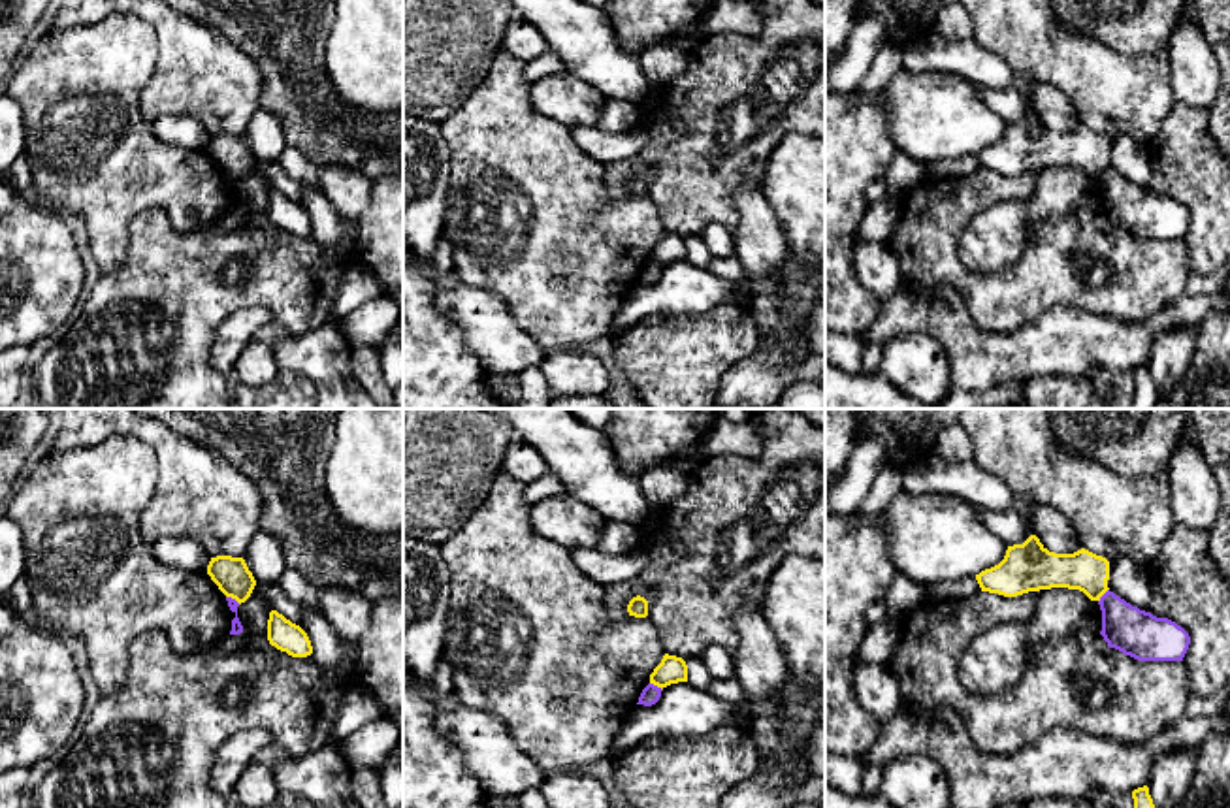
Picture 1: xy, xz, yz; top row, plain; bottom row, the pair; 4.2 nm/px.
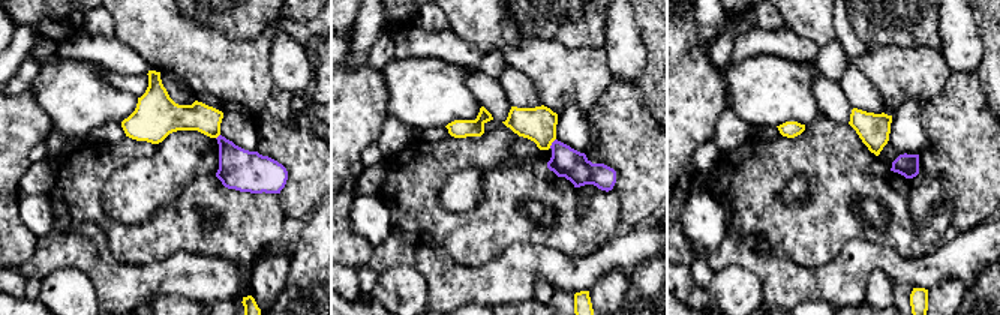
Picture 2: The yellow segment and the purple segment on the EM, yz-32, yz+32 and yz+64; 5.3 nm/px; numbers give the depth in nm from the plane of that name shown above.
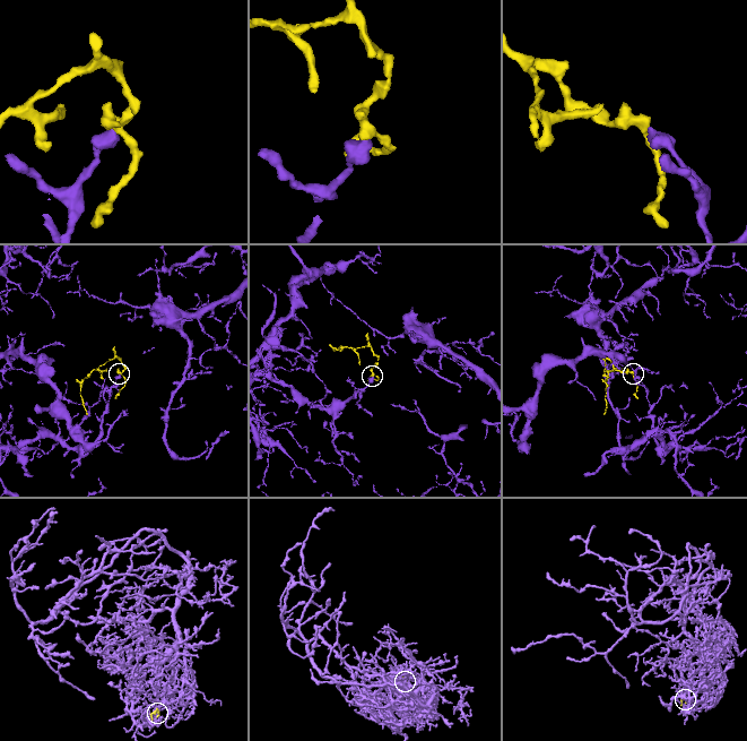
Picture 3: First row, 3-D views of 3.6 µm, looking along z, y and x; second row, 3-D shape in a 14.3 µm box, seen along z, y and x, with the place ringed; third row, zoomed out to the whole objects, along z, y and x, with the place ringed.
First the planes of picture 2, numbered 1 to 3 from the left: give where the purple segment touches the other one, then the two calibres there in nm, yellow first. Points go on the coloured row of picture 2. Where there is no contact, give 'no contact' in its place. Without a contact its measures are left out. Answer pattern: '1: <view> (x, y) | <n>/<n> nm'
1: yz-32 (218, 135) | 150/220 nm
2: yz+32 (552, 141) | 190/160 nm
3: no contact

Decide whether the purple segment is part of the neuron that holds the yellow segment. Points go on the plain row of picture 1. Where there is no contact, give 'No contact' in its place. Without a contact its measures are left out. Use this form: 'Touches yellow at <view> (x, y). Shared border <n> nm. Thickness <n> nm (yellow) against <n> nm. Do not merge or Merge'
Touches yellow at xy (234, 176). Shared border 70 nm. Thickness 150 nm (yellow) against 50 nm. Do not merge

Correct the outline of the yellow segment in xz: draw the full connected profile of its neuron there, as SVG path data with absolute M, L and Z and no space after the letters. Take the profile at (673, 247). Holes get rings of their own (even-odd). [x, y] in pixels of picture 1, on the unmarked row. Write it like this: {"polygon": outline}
{"polygon": "M665 232L661 241L650 252L650 262L663 267L678 260L688 260L688 243L682 235Z"}

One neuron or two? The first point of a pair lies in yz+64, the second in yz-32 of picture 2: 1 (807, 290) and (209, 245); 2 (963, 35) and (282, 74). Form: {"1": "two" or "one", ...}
{"1": "two", "2": "one"}

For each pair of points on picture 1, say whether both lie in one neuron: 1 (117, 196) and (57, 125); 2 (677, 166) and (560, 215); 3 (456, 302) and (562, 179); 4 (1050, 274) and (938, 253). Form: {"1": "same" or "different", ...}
{"1": "same", "2": "different", "3": "different", "4": "same"}

